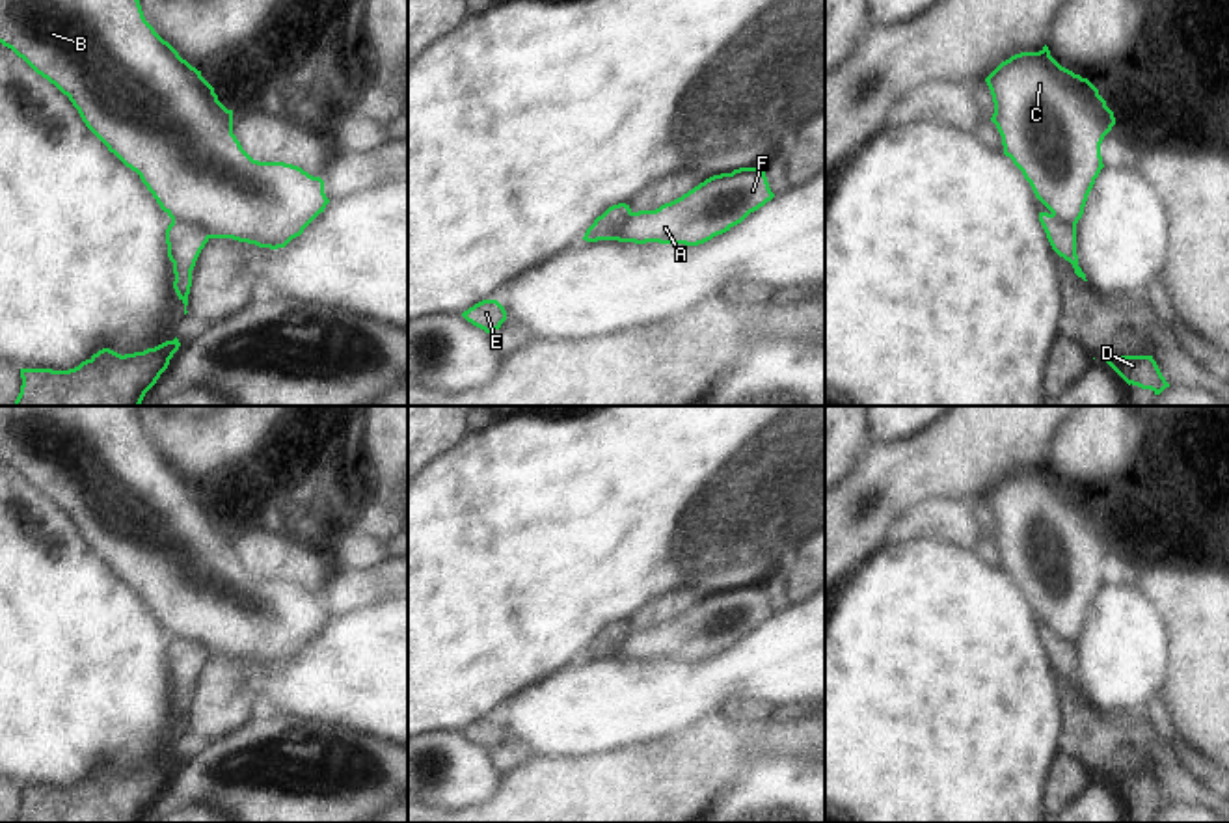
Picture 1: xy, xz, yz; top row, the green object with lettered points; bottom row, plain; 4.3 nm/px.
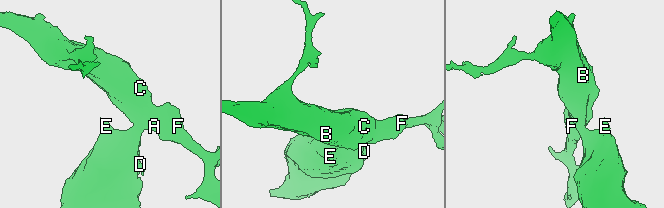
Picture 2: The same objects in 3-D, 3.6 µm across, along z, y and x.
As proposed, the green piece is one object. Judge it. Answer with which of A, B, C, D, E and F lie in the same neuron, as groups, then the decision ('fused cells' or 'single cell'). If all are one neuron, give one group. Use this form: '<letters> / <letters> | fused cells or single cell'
A B C F / D E | fused cells

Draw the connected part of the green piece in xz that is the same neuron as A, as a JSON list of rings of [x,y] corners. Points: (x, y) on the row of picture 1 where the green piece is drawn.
[[[762,166],[739,168],[706,179],[655,210],[631,212],[611,240],[698,246],[730,231],[773,197]]]

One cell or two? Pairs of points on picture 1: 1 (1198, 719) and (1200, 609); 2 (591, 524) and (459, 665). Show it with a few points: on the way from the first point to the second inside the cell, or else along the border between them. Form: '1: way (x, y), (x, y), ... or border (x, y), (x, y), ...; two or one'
1: way (1185, 691), (1181, 637); one
2: way (555, 559), (485, 630); one

